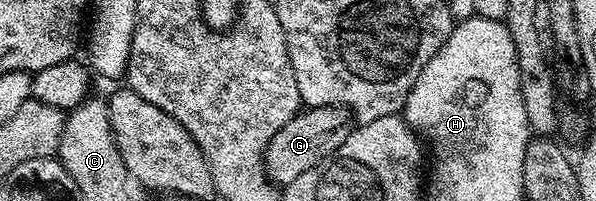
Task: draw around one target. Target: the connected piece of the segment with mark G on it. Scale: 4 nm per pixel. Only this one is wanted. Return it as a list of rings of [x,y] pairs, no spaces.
[[[315,106],[302,109],[292,120],[281,126],[268,142],[265,150],[266,174],[278,185],[289,185],[303,172],[307,172],[307,168],[315,168],[315,164],[336,154],[339,144],[347,140],[350,129],[351,115],[344,106]]]

